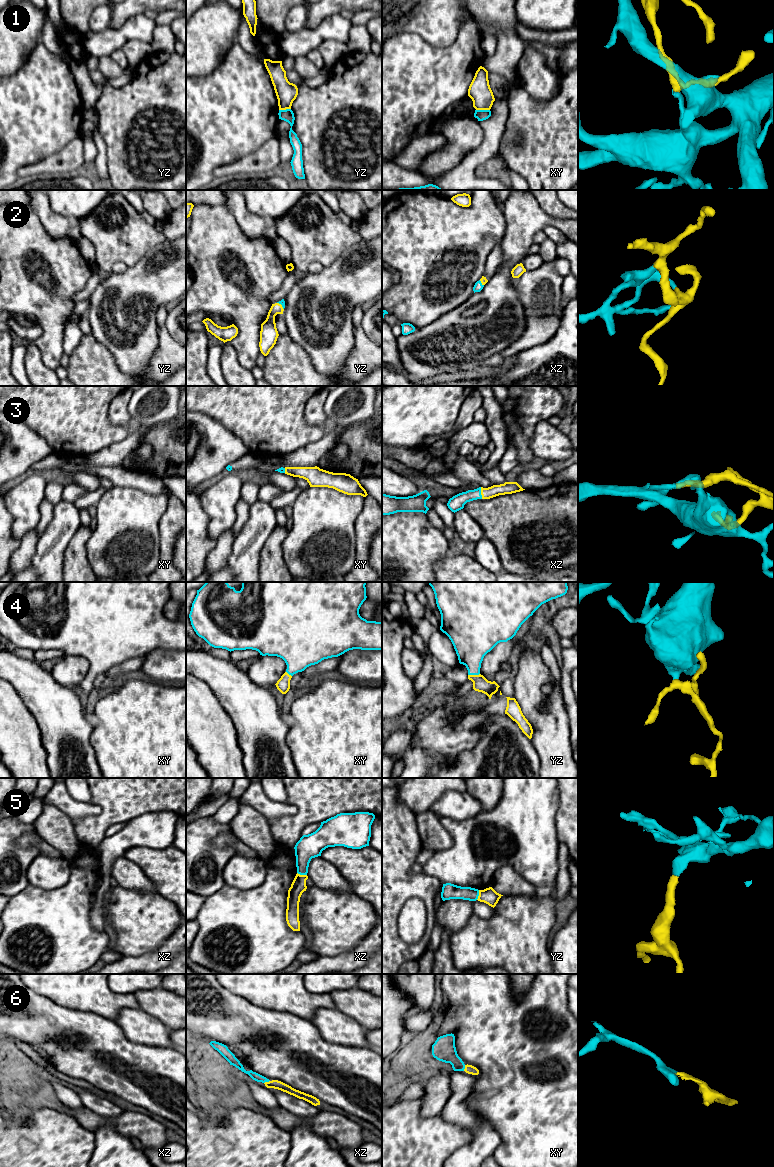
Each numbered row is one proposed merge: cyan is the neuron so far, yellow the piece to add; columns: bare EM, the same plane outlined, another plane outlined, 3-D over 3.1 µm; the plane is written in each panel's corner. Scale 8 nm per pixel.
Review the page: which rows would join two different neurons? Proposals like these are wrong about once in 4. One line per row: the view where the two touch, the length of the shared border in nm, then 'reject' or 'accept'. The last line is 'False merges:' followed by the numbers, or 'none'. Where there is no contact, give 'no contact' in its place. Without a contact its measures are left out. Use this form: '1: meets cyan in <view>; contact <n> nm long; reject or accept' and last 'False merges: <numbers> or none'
1: meets cyan in xy; contact 110 nm long; reject
2: meets cyan in yz; contact 80 nm long; accept
3: meets cyan in xz; contact 100 nm long; accept
4: meets cyan in yz; contact 100 nm long; accept
5: meets cyan in xz; contact 80 nm long; accept
6: meets cyan in xz; contact 50 nm long; accept
False merges: 1

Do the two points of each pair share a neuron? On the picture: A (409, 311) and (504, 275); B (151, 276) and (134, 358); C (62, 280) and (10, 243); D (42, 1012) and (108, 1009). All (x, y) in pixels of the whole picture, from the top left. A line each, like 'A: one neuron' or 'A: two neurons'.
A: two neurons
B: one neuron
C: one neuron
D: two neurons

